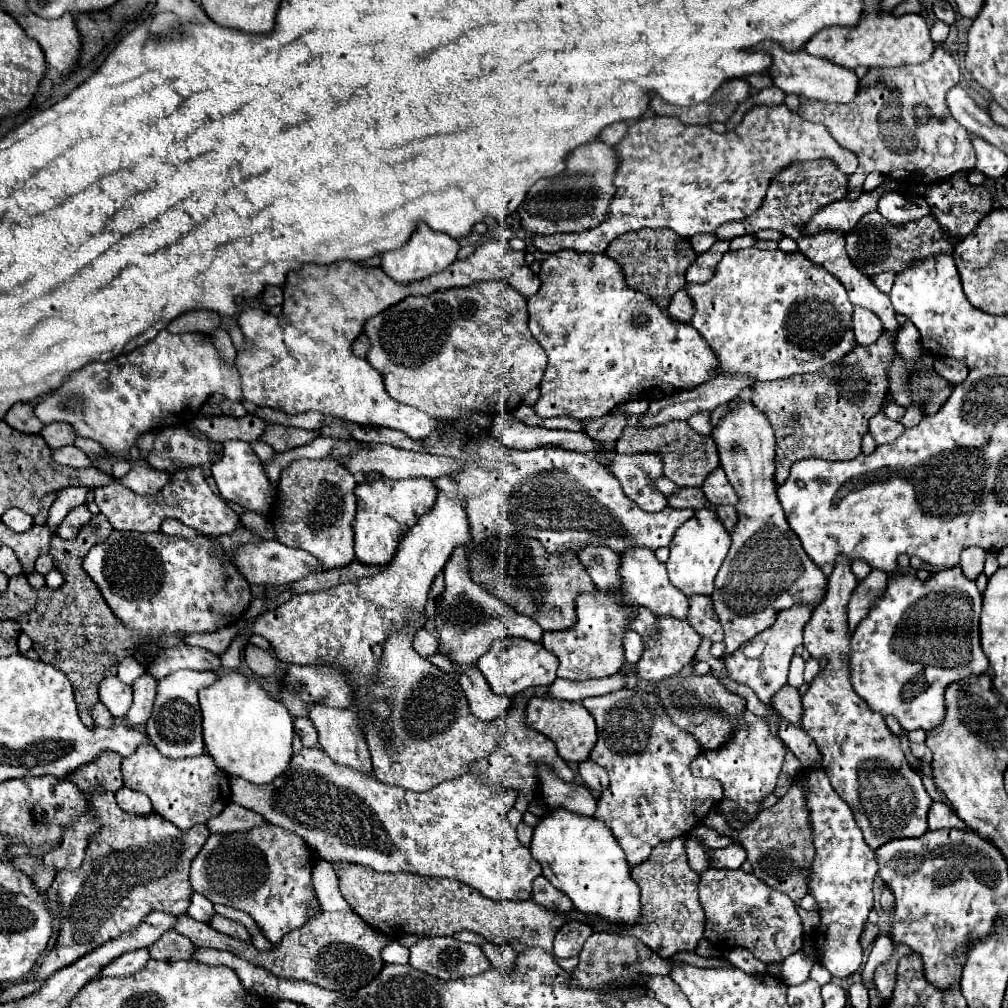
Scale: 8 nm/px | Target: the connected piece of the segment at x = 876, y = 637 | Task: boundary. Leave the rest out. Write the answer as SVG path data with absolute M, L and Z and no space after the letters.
M960 567L932 571L926 581L914 575L894 577L882 599L878 599L868 617L860 621L852 635L850 669L854 691L882 715L894 715L904 731L934 729L944 717L944 689L948 683L964 679L964 675L980 675L988 669L988 659L980 649L978 619L982 611L982 593L976 581L962 575Z

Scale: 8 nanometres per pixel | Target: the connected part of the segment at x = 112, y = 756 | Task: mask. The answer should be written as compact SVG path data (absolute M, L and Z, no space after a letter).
M102 751L92 763L86 763L72 771L68 779L76 783L84 793L110 791L116 793L124 787L121 773L122 757L112 751Z

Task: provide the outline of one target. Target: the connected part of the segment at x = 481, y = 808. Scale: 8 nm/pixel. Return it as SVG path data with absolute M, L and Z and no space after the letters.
M304 747L292 757L286 773L278 775L272 783L254 785L242 777L230 777L230 789L234 803L262 815L272 825L304 837L306 843L328 863L358 863L380 873L412 871L416 875L448 877L470 885L494 901L528 901L532 895L532 881L542 873L540 863L534 861L528 847L516 839L516 829L506 819L508 809L516 803L516 791L492 791L484 779L474 773L464 773L462 777L444 781L430 791L414 793L378 783L372 775L338 765L318 747Z

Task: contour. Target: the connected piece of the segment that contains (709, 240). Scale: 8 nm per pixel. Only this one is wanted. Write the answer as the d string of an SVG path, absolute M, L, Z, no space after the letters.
M700 233L700 235L694 235L694 237L690 239L690 243L692 243L694 251L700 255L700 253L708 251L708 249L716 243L716 235L714 235L714 233Z

